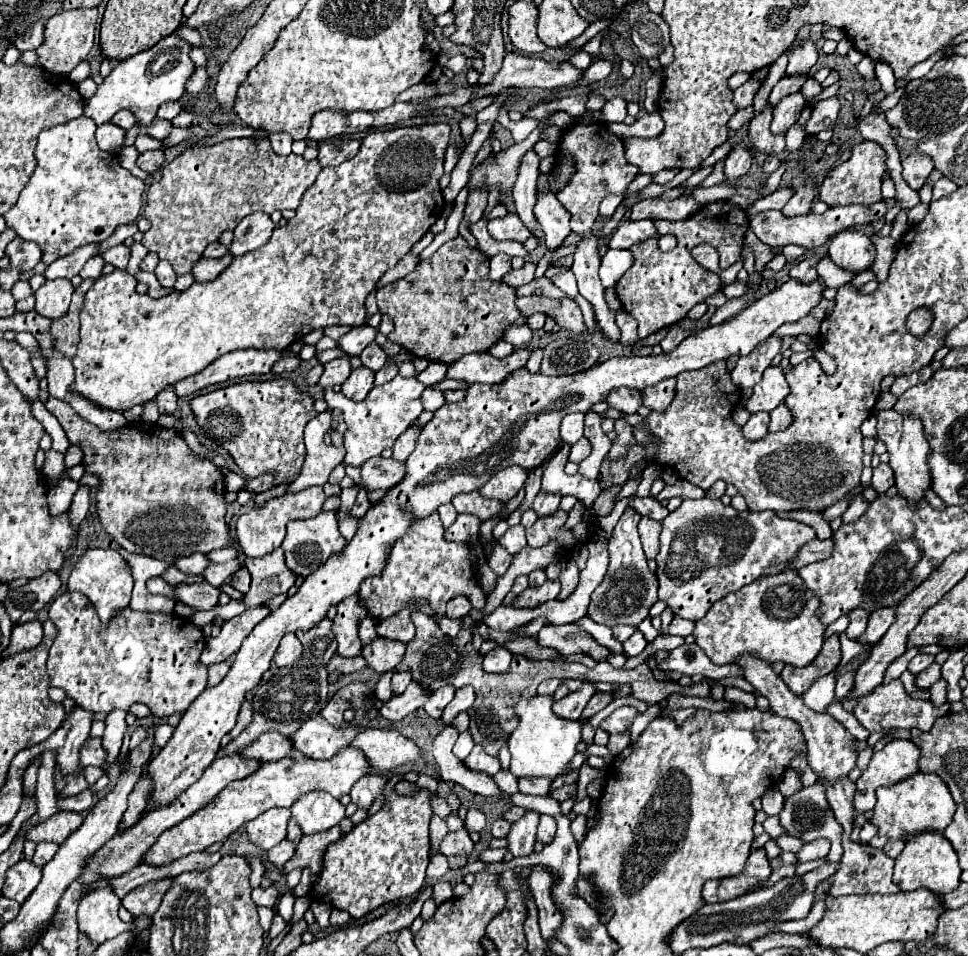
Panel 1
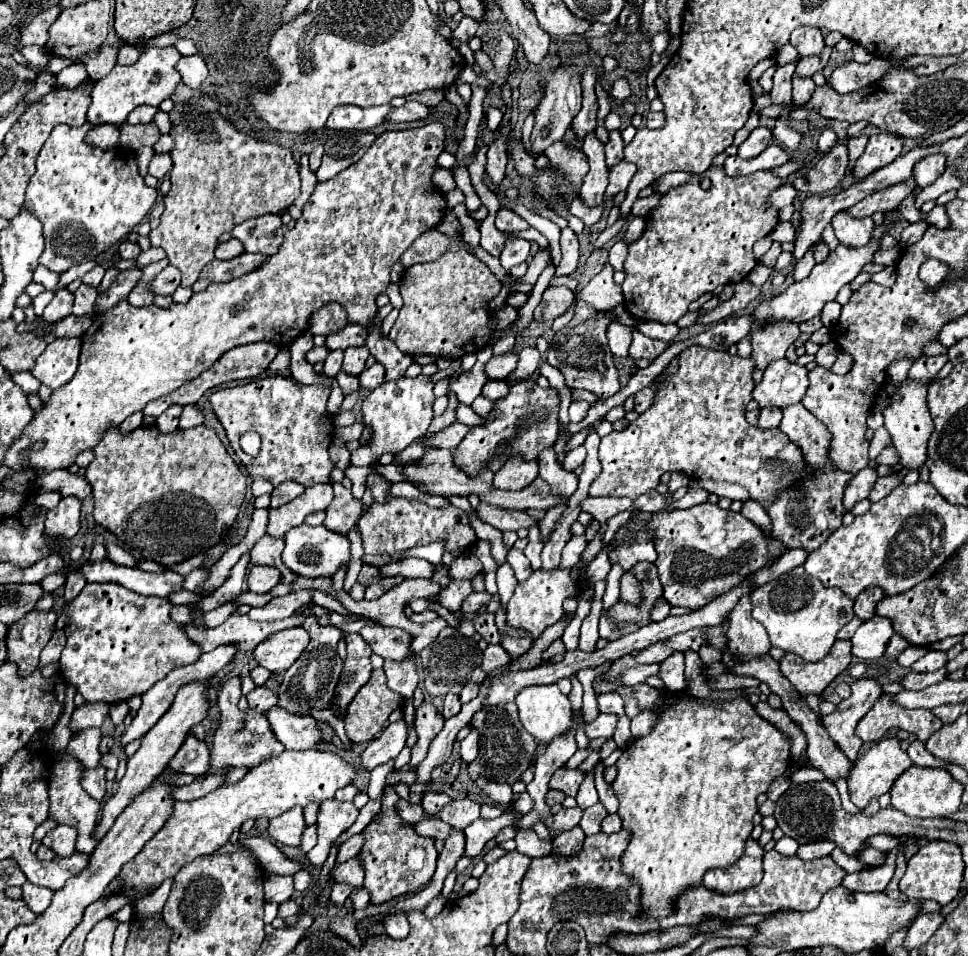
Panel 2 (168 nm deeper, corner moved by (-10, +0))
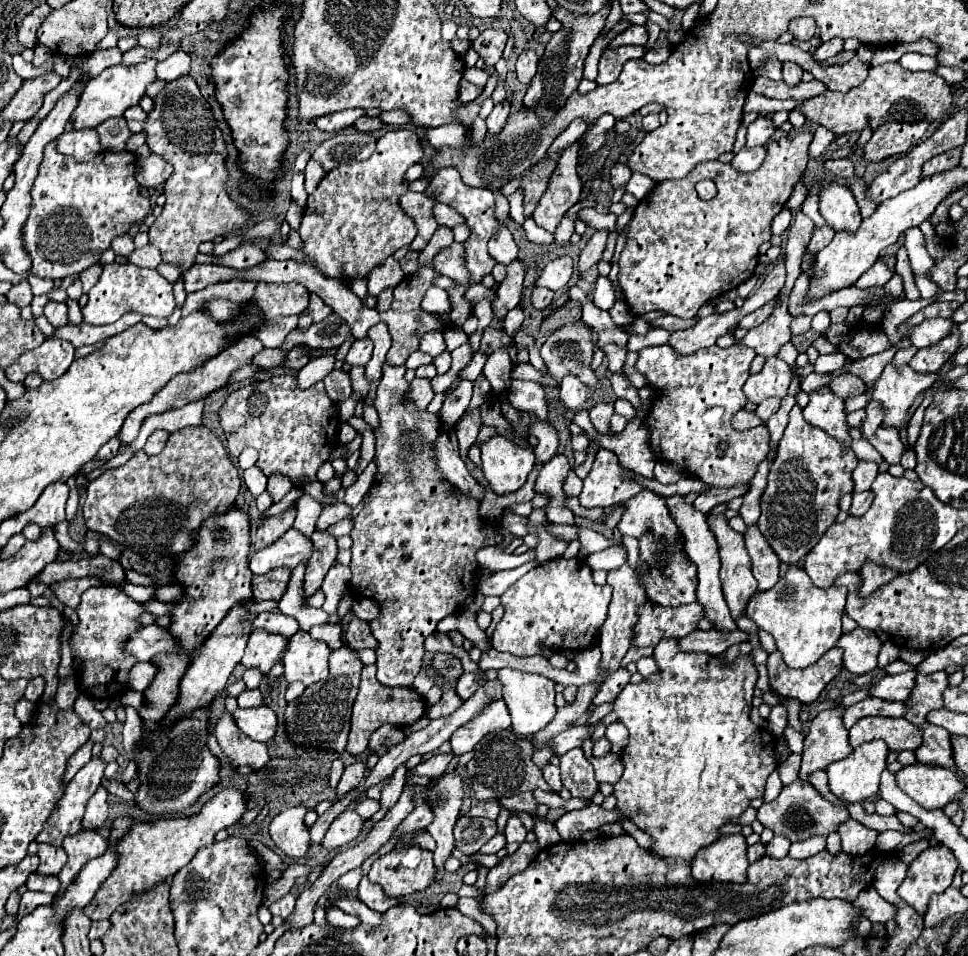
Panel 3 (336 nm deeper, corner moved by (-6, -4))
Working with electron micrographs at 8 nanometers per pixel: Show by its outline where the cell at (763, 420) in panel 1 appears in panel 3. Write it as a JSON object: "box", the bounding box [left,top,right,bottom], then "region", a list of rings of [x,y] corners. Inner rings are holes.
{"box":[756,398,780,422],"region":[[[766,398],[764,402],[758,404],[756,414],[758,414],[758,418],[762,418],[762,420],[766,422],[778,408],[780,408],[780,400],[778,400],[778,398],[776,398],[776,400],[774,400],[774,398]]]}

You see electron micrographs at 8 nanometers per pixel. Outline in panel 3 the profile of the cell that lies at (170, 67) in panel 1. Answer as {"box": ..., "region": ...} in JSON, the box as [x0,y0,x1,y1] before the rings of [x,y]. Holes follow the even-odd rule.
{"box":[72,60,158,130],"region":[[[146,60],[142,64],[134,64],[134,66],[124,66],[124,64],[116,64],[112,68],[106,68],[102,74],[94,76],[88,80],[86,88],[82,90],[80,102],[76,106],[76,110],[72,112],[72,124],[74,130],[82,130],[82,128],[96,128],[100,122],[114,118],[114,116],[122,116],[124,110],[128,106],[134,106],[140,102],[140,98],[146,92],[146,86],[156,80],[154,74],[154,66],[158,62],[156,60]]]}

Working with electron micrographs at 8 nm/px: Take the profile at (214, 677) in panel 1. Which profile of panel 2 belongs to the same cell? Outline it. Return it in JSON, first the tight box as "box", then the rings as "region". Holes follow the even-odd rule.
{"box":[161,676,284,787],"region":[[[228,676],[220,690],[218,690],[218,708],[222,714],[222,726],[216,732],[216,736],[212,738],[212,748],[210,748],[210,768],[208,772],[204,772],[204,776],[192,776],[192,774],[182,774],[176,772],[163,772],[161,776],[174,784],[181,787],[192,784],[196,780],[204,780],[206,776],[210,776],[212,772],[222,770],[224,766],[246,766],[246,768],[254,768],[264,760],[276,758],[284,752],[284,744],[272,734],[272,728],[268,728],[268,718],[264,718],[262,714],[256,712],[240,712],[238,710],[238,700],[242,698],[242,686],[240,686],[240,678],[238,676]]]}

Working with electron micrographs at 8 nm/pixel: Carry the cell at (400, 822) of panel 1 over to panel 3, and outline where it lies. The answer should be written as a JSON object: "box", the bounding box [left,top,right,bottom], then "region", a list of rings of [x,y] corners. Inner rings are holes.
{"box":[370,846,436,896],"region":[[[412,846],[400,852],[390,852],[374,860],[370,882],[380,884],[388,896],[408,896],[426,890],[436,882],[436,868],[430,850]]]}

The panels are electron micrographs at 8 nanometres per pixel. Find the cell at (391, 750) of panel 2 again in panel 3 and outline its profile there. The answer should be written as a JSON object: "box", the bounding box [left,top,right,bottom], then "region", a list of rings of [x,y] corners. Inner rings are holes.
{"box":[336,758,366,798],"region":[[[360,758],[354,764],[346,766],[346,770],[344,770],[344,774],[342,774],[342,778],[340,778],[338,786],[336,786],[336,796],[342,798],[350,790],[354,790],[362,782],[364,772],[366,772],[366,758]]]}

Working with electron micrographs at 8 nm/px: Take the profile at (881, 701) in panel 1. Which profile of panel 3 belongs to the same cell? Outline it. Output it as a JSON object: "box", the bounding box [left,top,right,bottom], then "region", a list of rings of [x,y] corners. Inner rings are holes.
{"box":[848,718,922,754],"region":[[[862,718],[848,732],[852,748],[876,738],[882,738],[888,750],[896,754],[902,750],[916,750],[922,744],[920,730],[906,718]]]}

